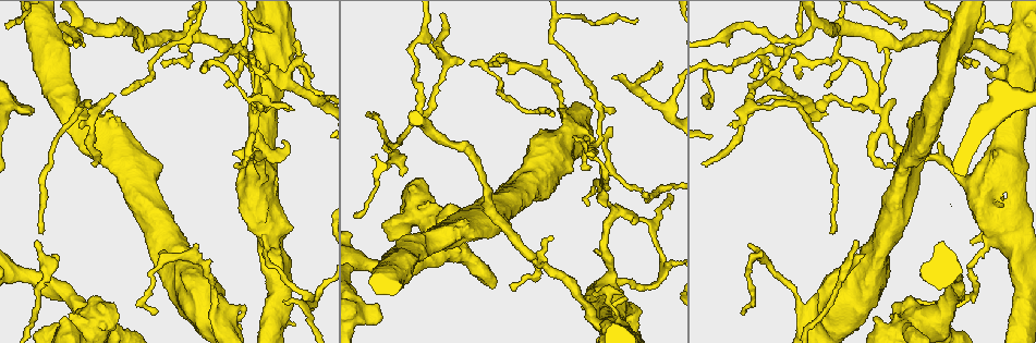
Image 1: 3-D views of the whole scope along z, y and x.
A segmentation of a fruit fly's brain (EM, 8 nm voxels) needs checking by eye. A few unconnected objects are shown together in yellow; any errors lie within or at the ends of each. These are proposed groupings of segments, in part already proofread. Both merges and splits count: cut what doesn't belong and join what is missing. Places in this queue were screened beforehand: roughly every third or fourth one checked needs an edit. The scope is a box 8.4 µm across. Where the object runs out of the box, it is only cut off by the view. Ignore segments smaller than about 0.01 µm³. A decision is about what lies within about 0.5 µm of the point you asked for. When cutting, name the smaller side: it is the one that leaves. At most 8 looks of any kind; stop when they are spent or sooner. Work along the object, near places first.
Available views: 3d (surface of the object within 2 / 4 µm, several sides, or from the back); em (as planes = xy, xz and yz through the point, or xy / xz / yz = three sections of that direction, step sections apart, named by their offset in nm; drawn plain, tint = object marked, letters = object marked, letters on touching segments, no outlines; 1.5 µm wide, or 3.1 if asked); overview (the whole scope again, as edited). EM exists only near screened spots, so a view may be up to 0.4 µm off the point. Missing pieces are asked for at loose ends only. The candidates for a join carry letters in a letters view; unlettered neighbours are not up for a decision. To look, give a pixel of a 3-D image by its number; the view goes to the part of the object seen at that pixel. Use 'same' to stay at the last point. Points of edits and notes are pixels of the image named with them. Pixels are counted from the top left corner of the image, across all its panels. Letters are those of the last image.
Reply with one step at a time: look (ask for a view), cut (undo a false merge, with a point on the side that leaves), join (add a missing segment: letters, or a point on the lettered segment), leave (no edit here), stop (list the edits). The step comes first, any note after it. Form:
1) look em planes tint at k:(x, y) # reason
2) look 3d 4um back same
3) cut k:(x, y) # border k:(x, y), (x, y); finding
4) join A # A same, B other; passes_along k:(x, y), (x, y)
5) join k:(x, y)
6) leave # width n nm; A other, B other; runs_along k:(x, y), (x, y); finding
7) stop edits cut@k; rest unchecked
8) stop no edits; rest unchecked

look 3d 2um at 1:(623, 296) # branch stops here

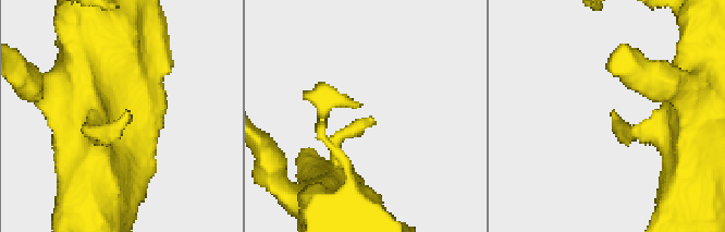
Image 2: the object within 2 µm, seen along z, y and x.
look em planes letters at 2:(370, 117) # now the EM

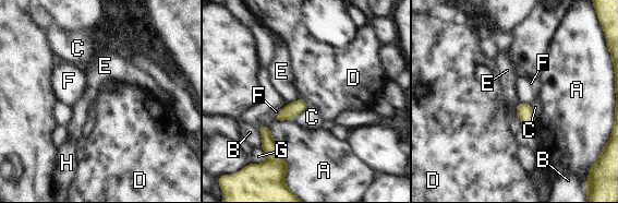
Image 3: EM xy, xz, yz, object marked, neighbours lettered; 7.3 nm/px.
leave # longest_contact A 340 nm; A other, B other, C other, D other, E other, F other, G other, H other; border 3:(303, 98), (307, 104); no lettered segment goes on from it

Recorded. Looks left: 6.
look em planes plain at 1:(284, 301) # tapers out

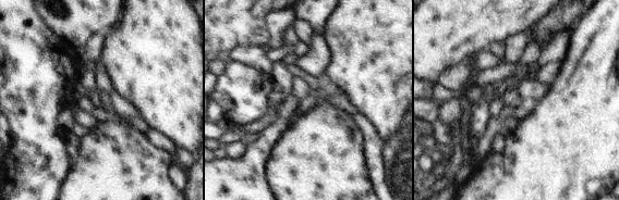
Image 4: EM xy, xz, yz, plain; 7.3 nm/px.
look em planes letters same # see the neighbours

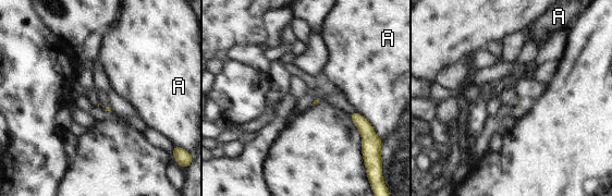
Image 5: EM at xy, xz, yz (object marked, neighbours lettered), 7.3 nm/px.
leave # A other; border 5:(356, 111), (374, 130); none of them fits

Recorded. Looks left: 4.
look em planes letters at 1:(590, 142)

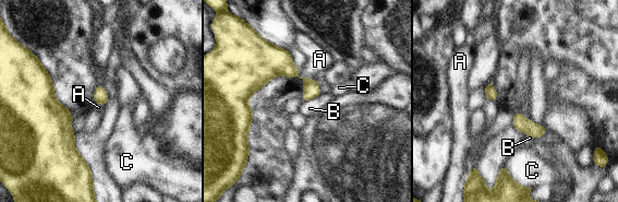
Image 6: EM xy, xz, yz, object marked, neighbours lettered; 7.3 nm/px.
leave # longest_contact C 200 nm; A other, B other, C other; border 6:(320, 94), (304, 102); none of them fits

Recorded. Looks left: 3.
look em planes letters at 1:(547, 61)

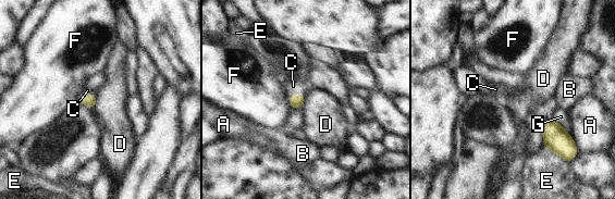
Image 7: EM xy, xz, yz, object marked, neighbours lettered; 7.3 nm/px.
join C # A other, B other, C same, D other, E other, F other, G other; passes_along 7:(296, 100), (296, 94), (293, 86); the neuron continues

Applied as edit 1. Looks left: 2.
stop edits join@7; rest unchecked

